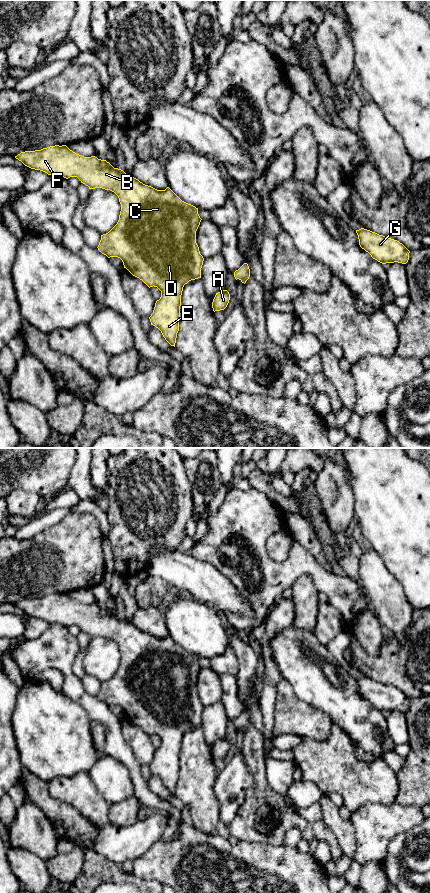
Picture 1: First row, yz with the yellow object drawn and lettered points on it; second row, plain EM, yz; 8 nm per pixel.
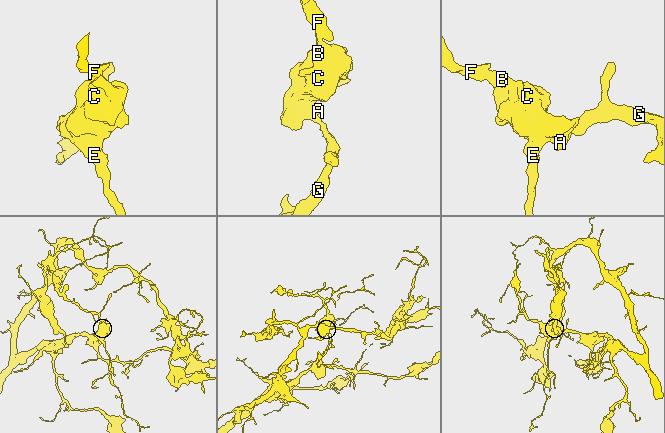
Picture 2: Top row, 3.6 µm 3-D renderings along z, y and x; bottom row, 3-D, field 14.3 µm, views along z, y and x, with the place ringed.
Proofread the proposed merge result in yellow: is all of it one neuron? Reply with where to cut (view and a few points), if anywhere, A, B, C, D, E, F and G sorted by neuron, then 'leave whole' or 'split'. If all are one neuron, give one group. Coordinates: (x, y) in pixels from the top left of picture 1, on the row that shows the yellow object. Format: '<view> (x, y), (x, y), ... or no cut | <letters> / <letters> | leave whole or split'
no cut | A B C D E F G | leave whole

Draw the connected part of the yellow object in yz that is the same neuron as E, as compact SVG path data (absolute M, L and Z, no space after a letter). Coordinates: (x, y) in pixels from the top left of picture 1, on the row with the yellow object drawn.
M66 145L21 152L15 158L31 169L66 179L77 177L89 189L102 188L118 196L121 204L119 220L108 233L101 235L97 248L108 258L120 258L124 268L133 276L149 288L154 286L161 291L149 319L151 325L158 328L165 340L175 347L183 287L189 281L201 278L204 261L196 243L196 231L202 220L198 208L182 201L169 187L157 190L114 168L106 160L95 156L84 157Z

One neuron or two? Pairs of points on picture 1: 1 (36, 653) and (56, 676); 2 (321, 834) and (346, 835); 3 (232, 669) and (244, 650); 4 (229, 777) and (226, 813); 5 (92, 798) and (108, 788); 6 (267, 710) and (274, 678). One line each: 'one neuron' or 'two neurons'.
1: two neurons
2: two neurons
3: two neurons
4: one neuron
5: two neurons
6: one neuron

